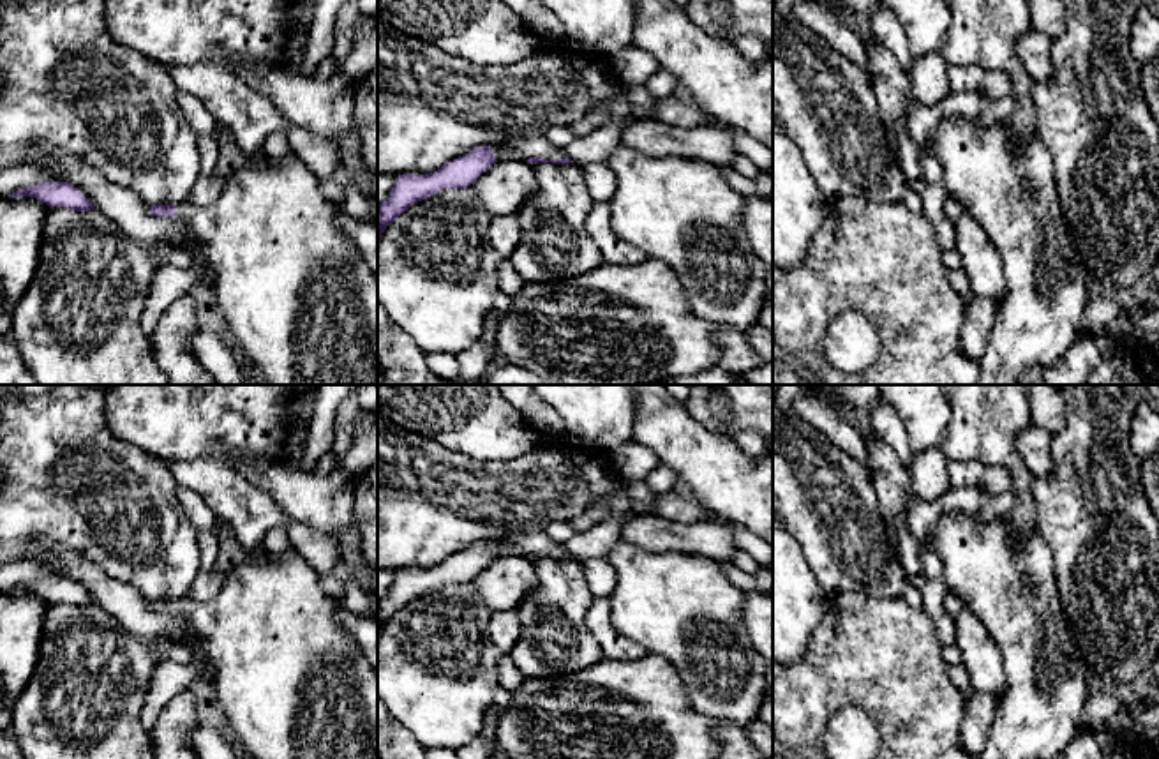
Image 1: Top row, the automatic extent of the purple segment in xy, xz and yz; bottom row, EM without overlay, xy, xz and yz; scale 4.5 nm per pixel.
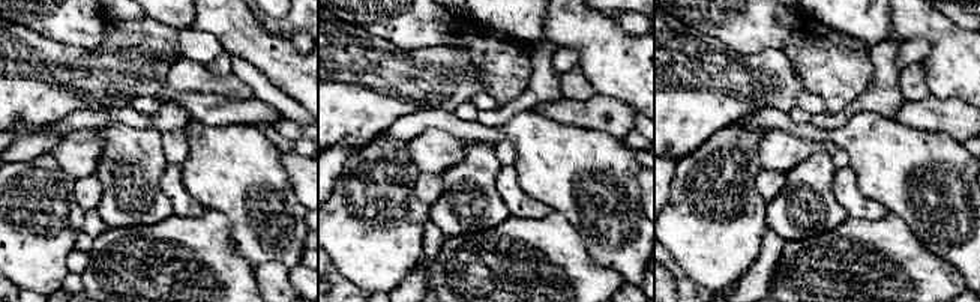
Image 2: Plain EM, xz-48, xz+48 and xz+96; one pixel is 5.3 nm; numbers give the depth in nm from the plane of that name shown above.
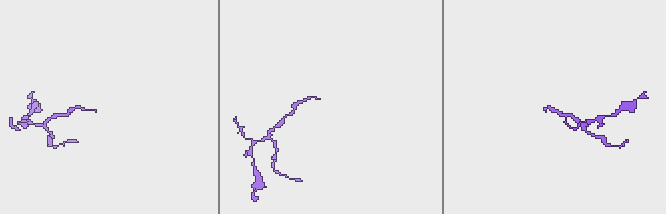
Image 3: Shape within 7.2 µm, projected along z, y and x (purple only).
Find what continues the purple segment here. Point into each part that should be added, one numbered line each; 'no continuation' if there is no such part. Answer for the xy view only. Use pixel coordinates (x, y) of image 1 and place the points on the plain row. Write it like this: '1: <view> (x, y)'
1: xy (291, 683)

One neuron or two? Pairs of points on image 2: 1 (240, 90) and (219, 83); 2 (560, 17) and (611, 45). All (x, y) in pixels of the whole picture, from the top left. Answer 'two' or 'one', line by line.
1: one
2: one

